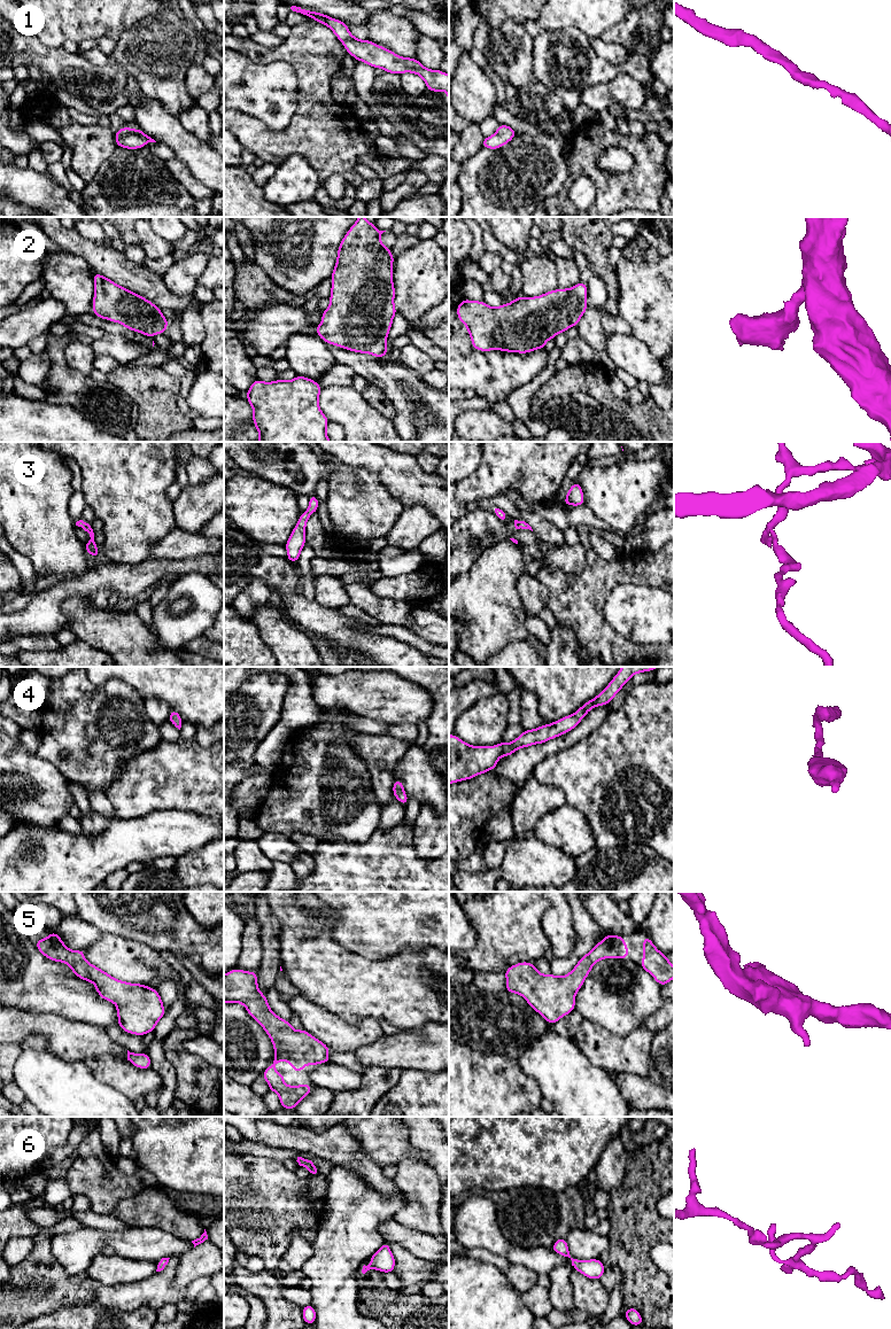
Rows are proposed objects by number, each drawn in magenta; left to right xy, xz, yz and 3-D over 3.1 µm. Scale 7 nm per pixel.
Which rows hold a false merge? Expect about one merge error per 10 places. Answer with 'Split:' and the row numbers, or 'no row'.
Split: no row

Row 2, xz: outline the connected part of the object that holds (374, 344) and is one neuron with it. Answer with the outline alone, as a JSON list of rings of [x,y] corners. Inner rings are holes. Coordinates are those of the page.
[[[358,217],[355,224],[342,239],[339,249],[335,267],[331,280],[330,306],[323,311],[321,324],[316,326],[317,335],[327,342],[346,350],[361,353],[370,353],[374,357],[387,356],[387,336],[390,332],[393,318],[397,313],[394,298],[395,288],[393,282],[393,262],[390,248],[385,247],[379,238],[386,231],[380,231],[364,217]]]

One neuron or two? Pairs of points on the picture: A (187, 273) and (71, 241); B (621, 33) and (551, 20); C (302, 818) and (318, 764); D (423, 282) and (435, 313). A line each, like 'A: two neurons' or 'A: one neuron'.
A: two neurons
B: two neurons
C: one neuron
D: two neurons

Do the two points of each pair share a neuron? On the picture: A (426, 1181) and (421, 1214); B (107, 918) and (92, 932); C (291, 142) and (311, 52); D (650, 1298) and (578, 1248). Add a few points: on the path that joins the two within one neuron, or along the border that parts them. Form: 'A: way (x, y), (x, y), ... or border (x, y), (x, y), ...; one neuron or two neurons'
A: way (424, 1189), (424, 1206); one neuron
B: border (78, 914), (101, 933); two neurons
C: way (311, 119), (311, 75); one neuron
D: border (607, 1236), (607, 1249), (597, 1258); two neurons

